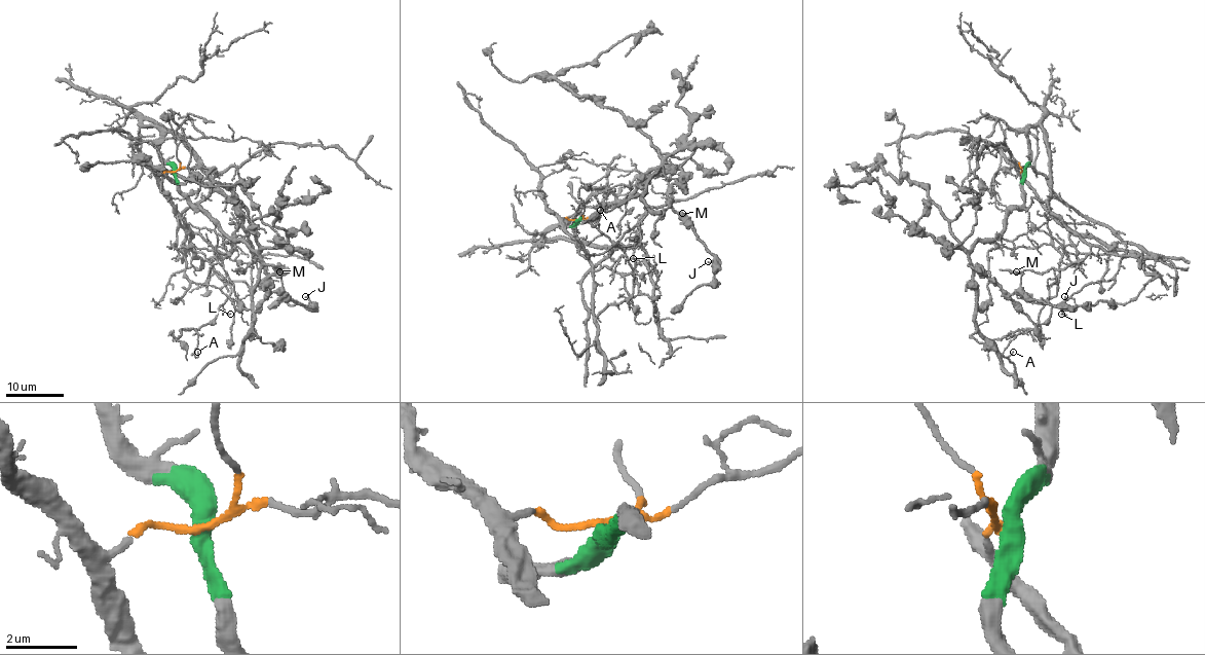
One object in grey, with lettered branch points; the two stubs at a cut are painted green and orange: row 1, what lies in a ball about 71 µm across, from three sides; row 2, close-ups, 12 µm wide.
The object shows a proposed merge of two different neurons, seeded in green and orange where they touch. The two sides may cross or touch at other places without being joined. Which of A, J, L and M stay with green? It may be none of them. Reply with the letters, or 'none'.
J, M

